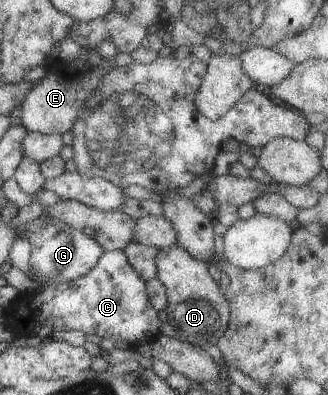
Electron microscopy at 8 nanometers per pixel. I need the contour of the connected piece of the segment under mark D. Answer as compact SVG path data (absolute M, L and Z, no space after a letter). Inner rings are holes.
M180 245L160 249L156 255L157 277L166 287L169 323L177 331L176 338L205 348L207 343L217 344L226 332L229 321L229 302L208 271L209 265L195 259Z

